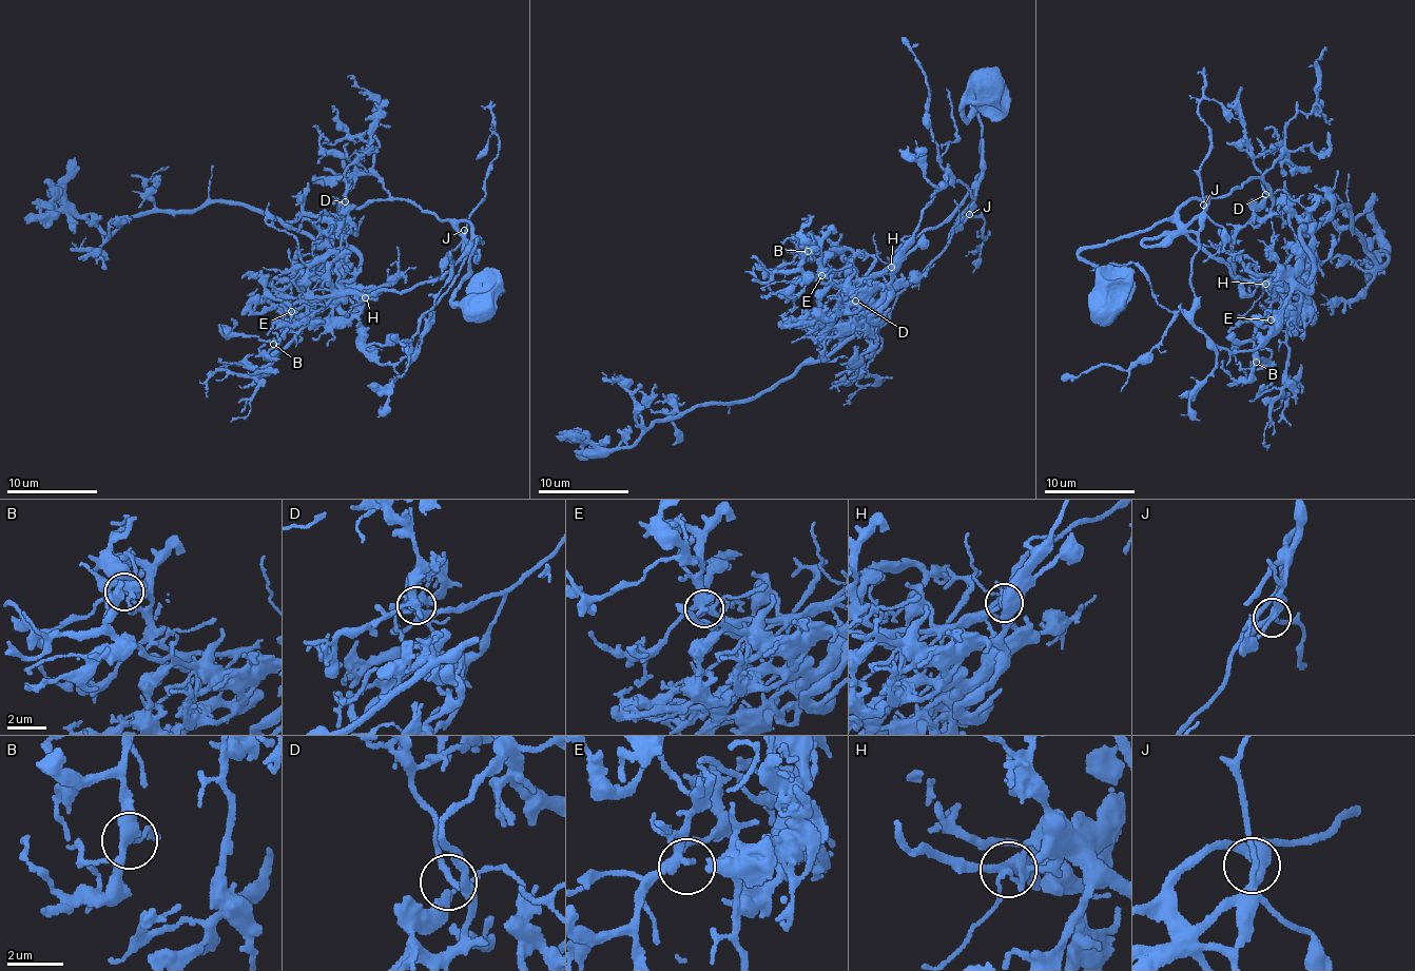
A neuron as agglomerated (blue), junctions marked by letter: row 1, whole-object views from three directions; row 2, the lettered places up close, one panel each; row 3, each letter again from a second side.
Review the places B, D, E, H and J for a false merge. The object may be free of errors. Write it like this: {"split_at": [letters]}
{"split_at": ["H"]}

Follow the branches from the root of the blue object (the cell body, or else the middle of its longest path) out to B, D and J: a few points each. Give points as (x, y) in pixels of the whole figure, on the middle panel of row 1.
B: (981, 81), (974, 107), (968, 80), (982, 169), (962, 206), (869, 276), (829, 279), (821, 253), (808, 251)
D: (981, 81), (974, 107), (968, 80), (982, 129), (981, 174), (948, 245), (900, 291), (863, 304), (855, 300)
J: (981, 81), (974, 107), (968, 80), (973, 83), (982, 129), (979, 151), (983, 158), (969, 214)

